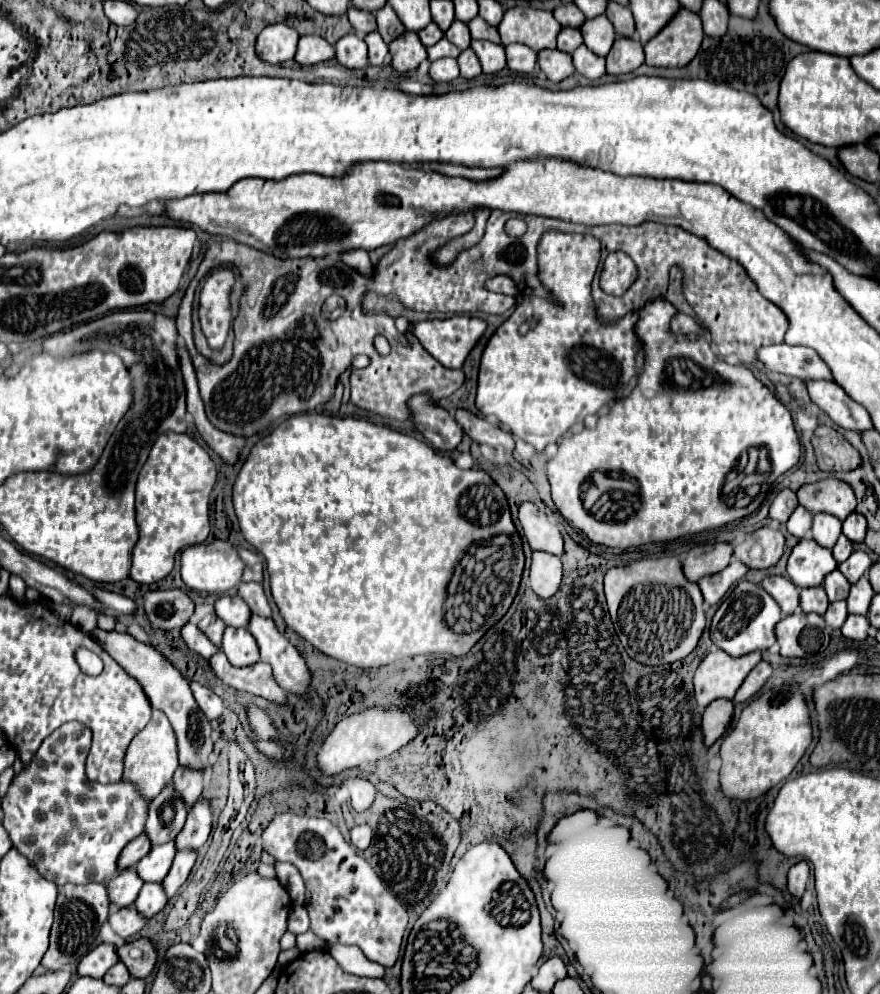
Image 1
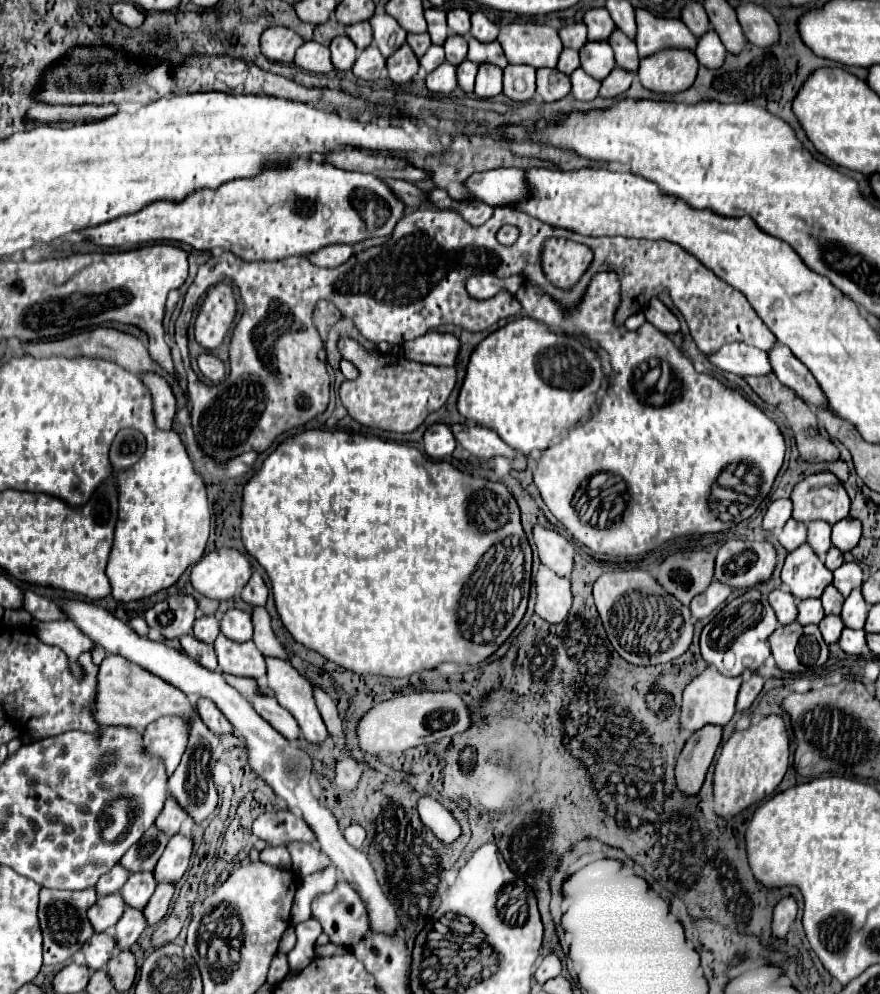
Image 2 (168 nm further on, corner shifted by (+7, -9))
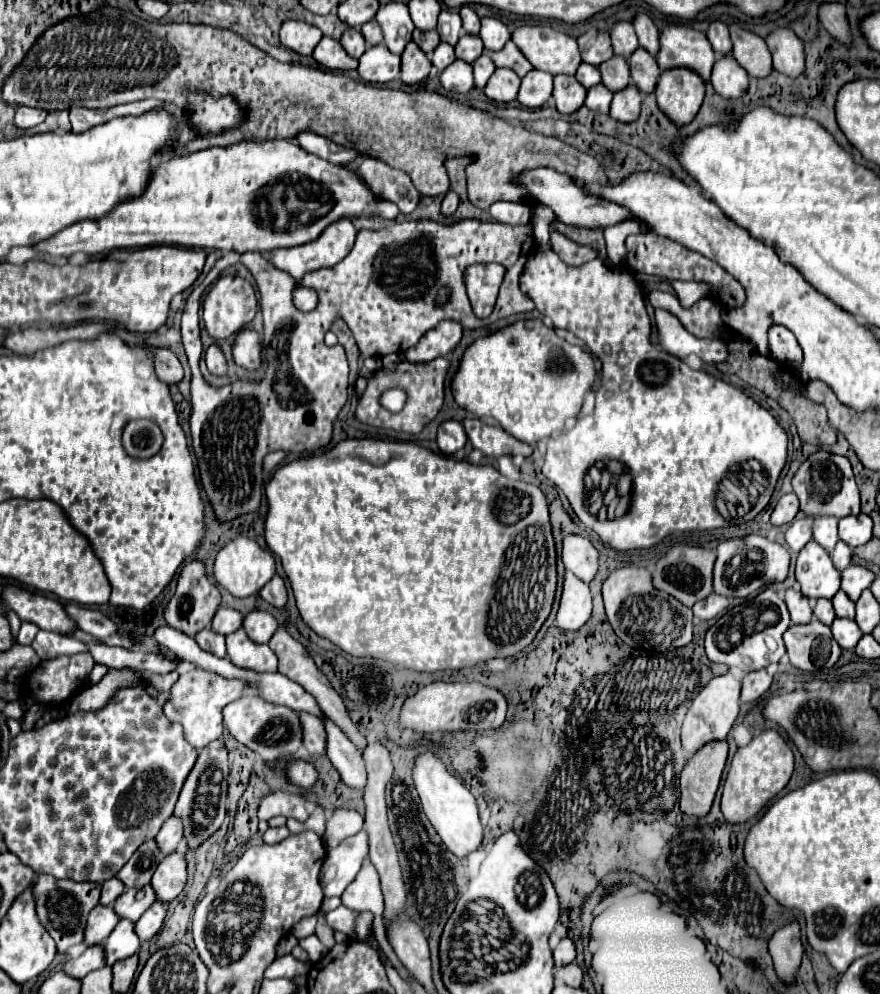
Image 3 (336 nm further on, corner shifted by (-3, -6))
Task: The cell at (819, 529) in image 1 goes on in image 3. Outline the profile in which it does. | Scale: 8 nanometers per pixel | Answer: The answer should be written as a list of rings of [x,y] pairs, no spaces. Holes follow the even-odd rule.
[[[820,516],[814,520],[812,538],[830,554],[838,542],[838,520],[832,516]]]

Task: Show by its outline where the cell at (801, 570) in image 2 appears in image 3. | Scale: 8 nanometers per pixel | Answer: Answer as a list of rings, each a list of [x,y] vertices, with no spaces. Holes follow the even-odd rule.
[[[814,540],[798,554],[796,580],[808,598],[832,598],[840,590],[840,572],[834,568],[828,552]]]

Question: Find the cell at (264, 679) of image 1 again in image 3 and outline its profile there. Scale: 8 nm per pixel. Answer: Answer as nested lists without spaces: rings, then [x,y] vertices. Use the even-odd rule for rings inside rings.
[[[300,714],[304,722],[304,746],[310,754],[326,752],[326,728],[320,718],[312,718],[312,714]]]

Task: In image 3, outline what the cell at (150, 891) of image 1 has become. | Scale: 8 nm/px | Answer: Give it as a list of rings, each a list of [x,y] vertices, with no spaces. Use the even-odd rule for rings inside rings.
[[[118,922],[104,942],[106,966],[112,966],[114,962],[136,954],[138,948],[140,948],[140,940],[134,934],[134,922]]]

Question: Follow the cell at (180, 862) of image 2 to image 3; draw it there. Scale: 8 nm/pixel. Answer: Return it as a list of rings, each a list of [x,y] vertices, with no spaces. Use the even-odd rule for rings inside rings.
[[[176,852],[158,864],[150,880],[156,900],[164,904],[178,898],[184,884],[186,884],[186,858],[184,854],[176,854]]]

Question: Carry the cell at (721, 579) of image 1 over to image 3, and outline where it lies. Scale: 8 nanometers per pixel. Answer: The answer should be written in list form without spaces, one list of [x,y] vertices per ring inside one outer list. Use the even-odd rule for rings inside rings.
[[[710,594],[704,602],[696,602],[696,606],[692,606],[692,612],[694,612],[694,618],[698,618],[698,620],[712,620],[726,606],[728,606],[728,598],[720,598],[718,594]]]

